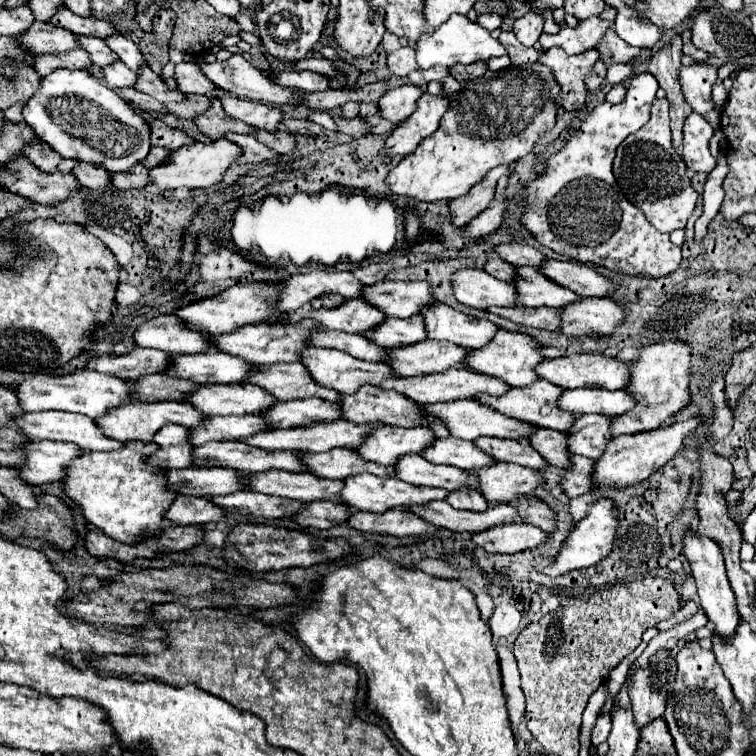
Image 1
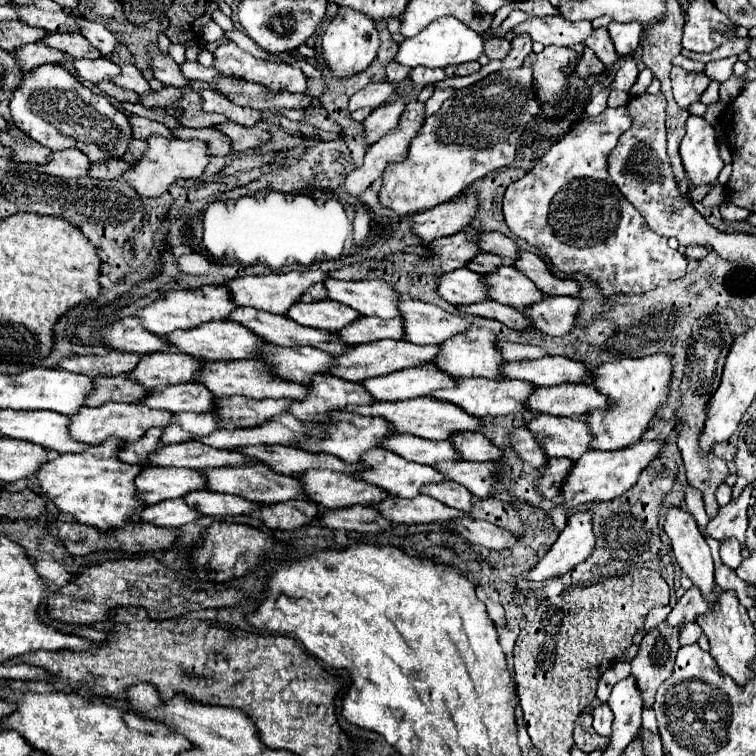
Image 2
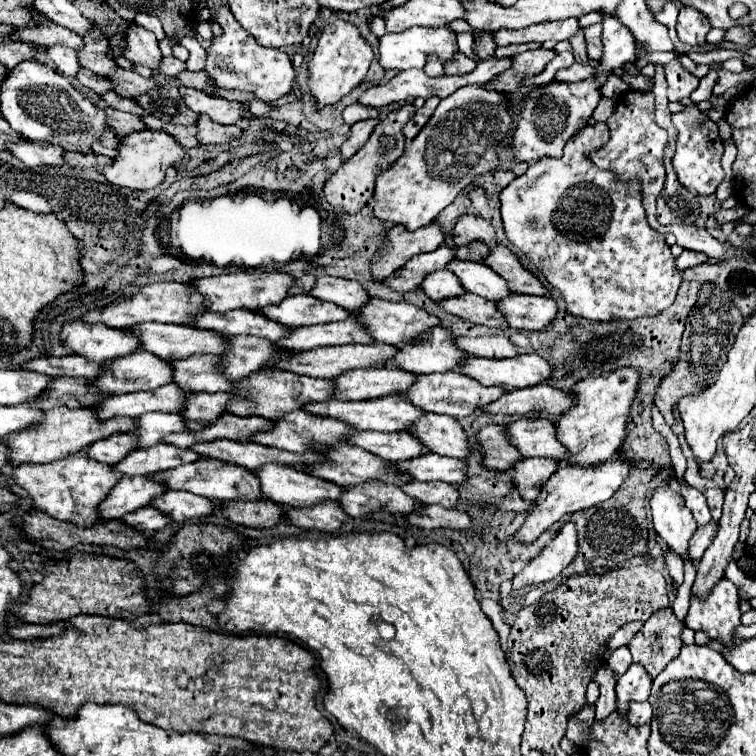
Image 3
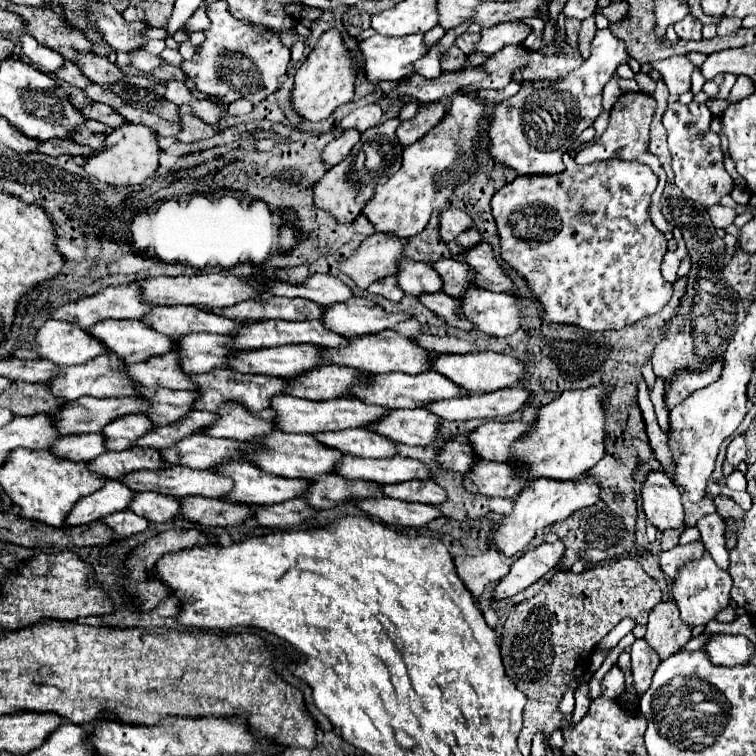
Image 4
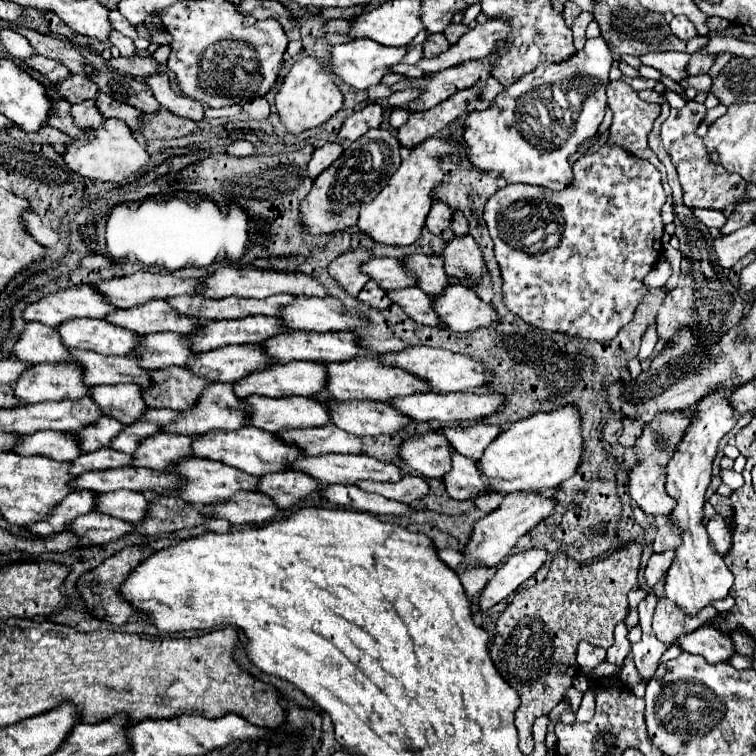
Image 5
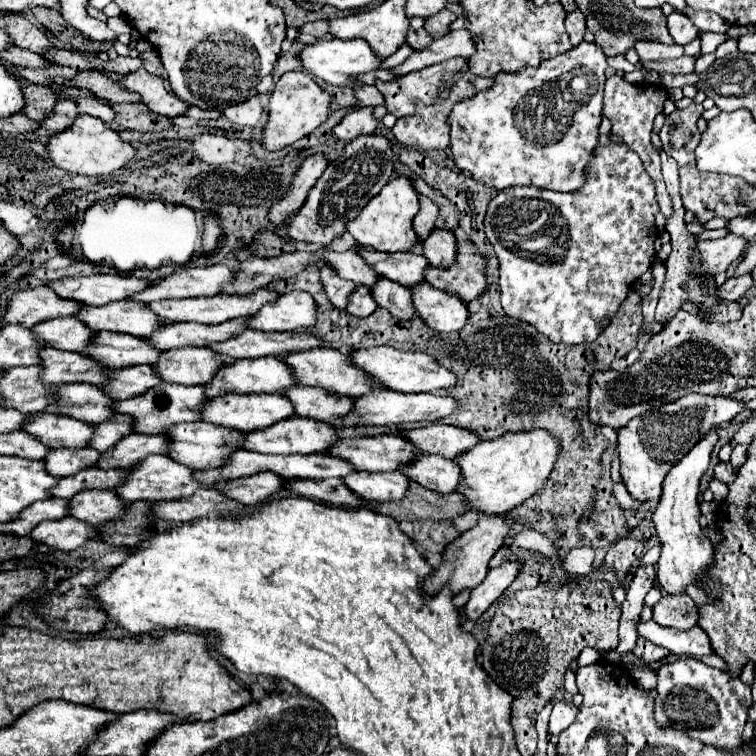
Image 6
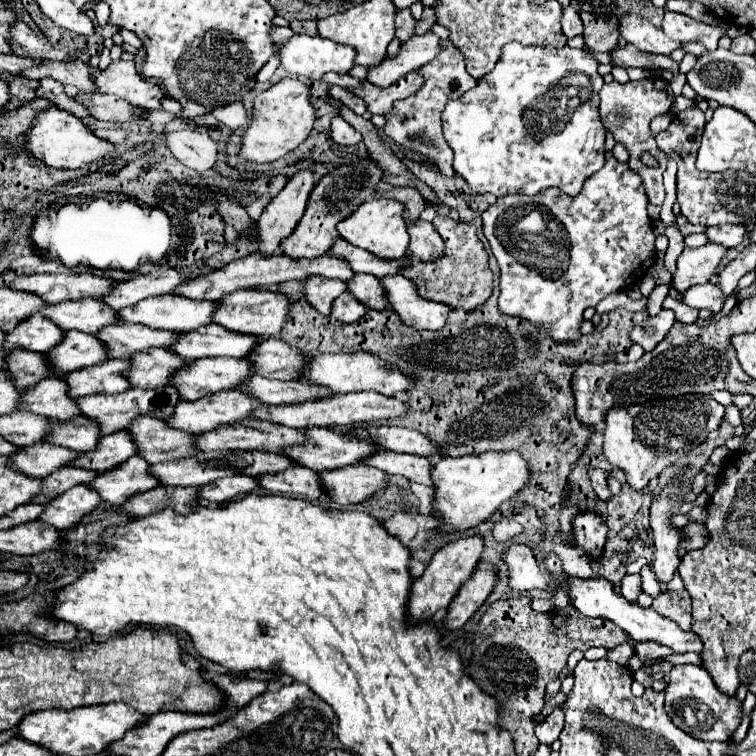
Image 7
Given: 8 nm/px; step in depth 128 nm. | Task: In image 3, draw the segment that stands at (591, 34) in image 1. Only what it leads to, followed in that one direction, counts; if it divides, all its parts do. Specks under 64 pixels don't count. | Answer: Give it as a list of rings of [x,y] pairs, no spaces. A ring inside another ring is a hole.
[[[558,20],[558,22],[540,22],[540,24],[530,24],[520,30],[506,30],[500,28],[496,30],[494,42],[496,46],[508,46],[508,44],[528,44],[528,42],[546,42],[546,40],[570,40],[574,32],[578,30],[578,20]]]

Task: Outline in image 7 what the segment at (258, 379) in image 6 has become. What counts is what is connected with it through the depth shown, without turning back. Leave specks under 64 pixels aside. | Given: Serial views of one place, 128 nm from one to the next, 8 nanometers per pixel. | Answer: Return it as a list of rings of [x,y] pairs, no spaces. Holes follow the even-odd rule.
[[[198,358],[198,360],[188,360],[182,368],[178,368],[168,384],[178,392],[180,400],[198,400],[200,396],[212,394],[212,392],[220,392],[220,390],[230,390],[236,388],[246,376],[254,374],[252,372],[252,364],[248,364],[248,360],[244,358]]]

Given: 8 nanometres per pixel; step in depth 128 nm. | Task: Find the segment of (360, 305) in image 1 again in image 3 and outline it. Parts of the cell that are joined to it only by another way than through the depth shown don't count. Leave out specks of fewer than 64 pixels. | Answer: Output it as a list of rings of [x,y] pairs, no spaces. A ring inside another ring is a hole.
[[[310,294],[286,296],[280,304],[270,304],[270,306],[258,308],[256,312],[266,316],[268,320],[274,320],[274,322],[286,326],[286,328],[312,326],[312,324],[336,322],[336,320],[348,318],[348,312],[344,308],[316,300]]]

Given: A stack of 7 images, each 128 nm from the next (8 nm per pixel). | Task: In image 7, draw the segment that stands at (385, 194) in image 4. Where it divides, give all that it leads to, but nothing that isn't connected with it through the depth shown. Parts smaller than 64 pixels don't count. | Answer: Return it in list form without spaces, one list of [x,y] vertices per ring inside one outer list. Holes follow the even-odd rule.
[[[374,198],[370,202],[364,202],[346,220],[342,220],[336,226],[336,230],[346,242],[350,242],[382,260],[400,260],[400,258],[404,258],[404,254],[408,250],[408,232],[406,232],[406,222],[402,218],[402,204],[396,200]]]

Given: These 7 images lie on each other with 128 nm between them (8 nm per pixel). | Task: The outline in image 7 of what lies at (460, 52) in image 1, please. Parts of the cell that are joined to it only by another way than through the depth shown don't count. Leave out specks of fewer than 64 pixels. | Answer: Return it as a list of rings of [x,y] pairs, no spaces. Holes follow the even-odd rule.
[[[294,34],[278,46],[280,64],[290,76],[320,80],[326,72],[346,74],[354,64],[354,48],[336,44],[320,36]]]

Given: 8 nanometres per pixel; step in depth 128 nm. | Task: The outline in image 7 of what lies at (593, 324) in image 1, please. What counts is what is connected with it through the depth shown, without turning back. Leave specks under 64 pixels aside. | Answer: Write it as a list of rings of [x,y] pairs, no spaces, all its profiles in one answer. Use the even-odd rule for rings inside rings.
[[[400,274],[380,278],[384,296],[392,312],[398,314],[400,322],[414,330],[440,330],[446,324],[450,308],[418,296],[416,286]]]

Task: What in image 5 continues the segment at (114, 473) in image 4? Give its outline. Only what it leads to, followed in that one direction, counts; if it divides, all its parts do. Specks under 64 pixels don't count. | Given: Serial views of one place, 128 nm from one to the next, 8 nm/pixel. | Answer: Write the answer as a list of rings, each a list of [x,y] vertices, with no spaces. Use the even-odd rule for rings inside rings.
[[[100,448],[96,452],[80,454],[76,460],[72,460],[70,474],[80,476],[82,472],[90,470],[108,470],[108,468],[122,468],[132,462],[132,456],[124,456],[124,452],[116,452],[112,448]]]

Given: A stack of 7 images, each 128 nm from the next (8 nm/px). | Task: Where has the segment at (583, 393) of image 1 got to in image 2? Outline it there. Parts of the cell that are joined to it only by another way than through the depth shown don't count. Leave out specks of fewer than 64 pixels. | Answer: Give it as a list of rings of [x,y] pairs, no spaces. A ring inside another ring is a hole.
[[[560,384],[560,386],[542,386],[534,388],[534,392],[524,402],[526,410],[534,414],[550,414],[550,416],[584,416],[596,408],[604,408],[608,404],[606,396],[600,396],[594,386],[586,384]]]

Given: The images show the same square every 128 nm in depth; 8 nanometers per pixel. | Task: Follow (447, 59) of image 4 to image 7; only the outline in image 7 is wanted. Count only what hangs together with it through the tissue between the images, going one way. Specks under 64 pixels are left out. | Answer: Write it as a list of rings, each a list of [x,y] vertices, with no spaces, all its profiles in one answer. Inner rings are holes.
[[[404,8],[404,10],[396,12],[396,38],[400,42],[414,36],[414,26],[416,26],[416,20],[412,18],[410,8]]]

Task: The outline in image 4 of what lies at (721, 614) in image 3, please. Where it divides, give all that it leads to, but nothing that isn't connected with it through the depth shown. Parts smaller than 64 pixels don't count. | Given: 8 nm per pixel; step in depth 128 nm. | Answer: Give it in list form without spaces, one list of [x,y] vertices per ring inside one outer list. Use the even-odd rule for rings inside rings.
[[[708,552],[700,560],[688,560],[678,568],[678,578],[672,584],[672,596],[678,604],[680,616],[690,626],[706,626],[708,620],[714,620],[714,616],[728,606],[730,602],[730,588],[732,588],[732,576],[728,570],[720,568]]]

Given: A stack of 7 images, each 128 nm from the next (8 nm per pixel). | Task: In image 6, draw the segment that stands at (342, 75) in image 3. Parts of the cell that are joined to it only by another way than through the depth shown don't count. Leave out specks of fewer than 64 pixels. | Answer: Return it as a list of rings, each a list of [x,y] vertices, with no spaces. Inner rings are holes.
[[[286,72],[276,82],[268,100],[268,124],[262,130],[262,146],[270,152],[282,150],[296,140],[308,136],[330,116],[330,96],[318,84],[312,82],[308,72]]]

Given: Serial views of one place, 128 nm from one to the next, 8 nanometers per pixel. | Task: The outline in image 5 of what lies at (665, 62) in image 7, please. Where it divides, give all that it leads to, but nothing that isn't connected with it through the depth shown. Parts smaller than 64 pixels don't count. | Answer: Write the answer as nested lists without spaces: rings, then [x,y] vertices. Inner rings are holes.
[[[700,52],[692,54],[692,56],[690,56],[690,62],[688,62],[688,66],[686,66],[686,74],[688,74],[688,76],[706,74],[706,72],[710,70],[710,66],[714,64],[714,60],[716,60],[714,54],[708,54],[708,56],[704,56],[704,54],[700,54]]]

